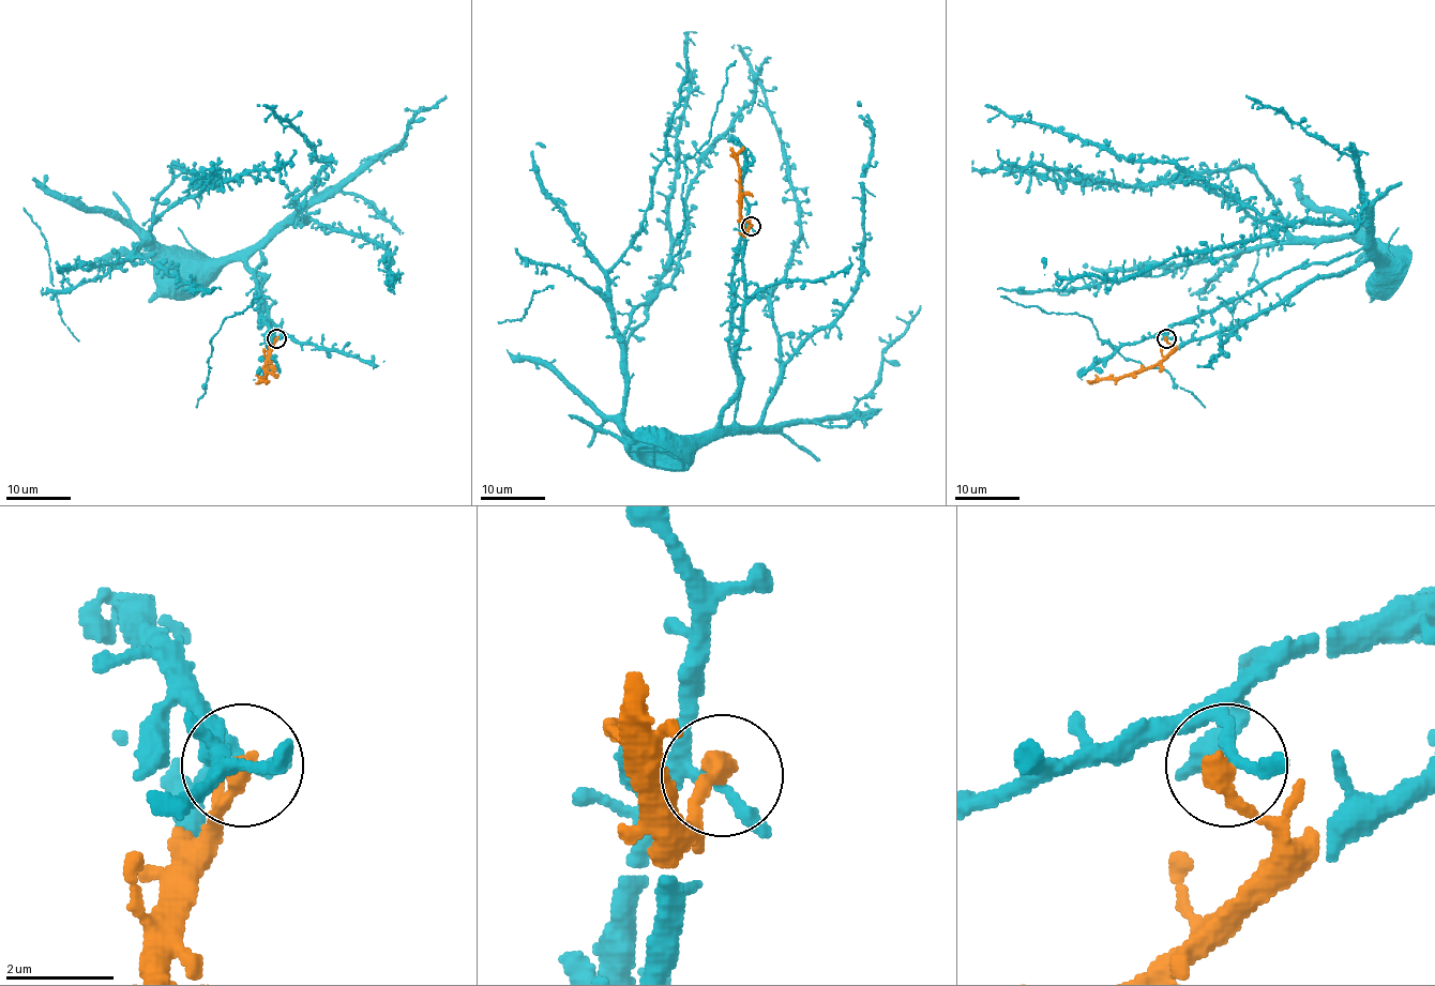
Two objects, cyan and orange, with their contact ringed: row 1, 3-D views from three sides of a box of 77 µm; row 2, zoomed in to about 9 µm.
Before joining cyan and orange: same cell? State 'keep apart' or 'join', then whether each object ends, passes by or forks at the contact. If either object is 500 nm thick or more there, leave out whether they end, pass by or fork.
join | cyan passes by | orange ends

